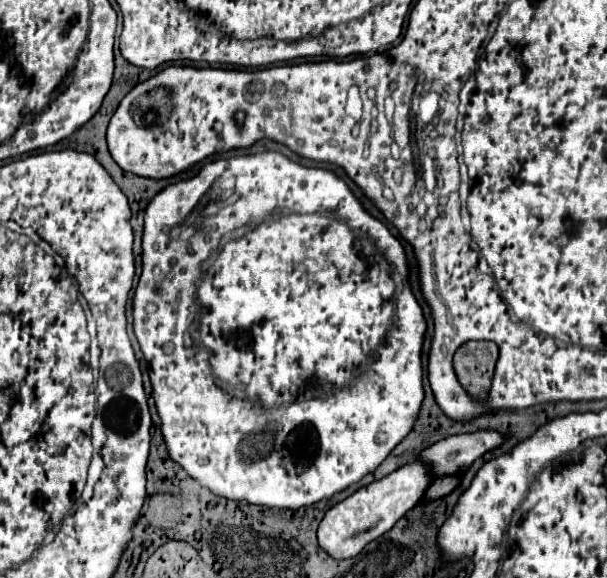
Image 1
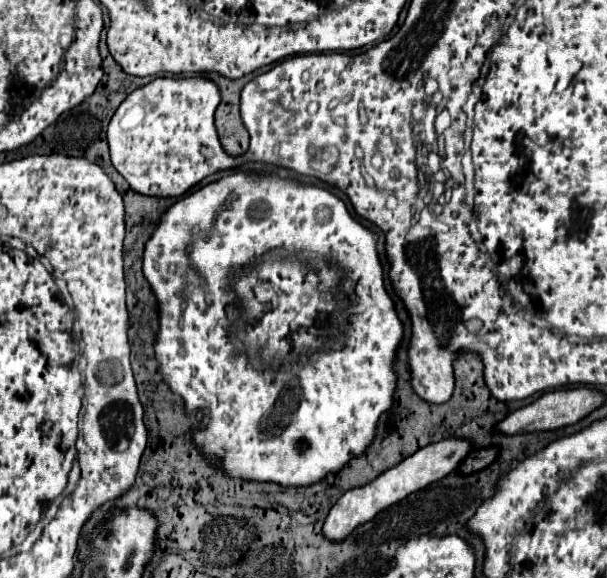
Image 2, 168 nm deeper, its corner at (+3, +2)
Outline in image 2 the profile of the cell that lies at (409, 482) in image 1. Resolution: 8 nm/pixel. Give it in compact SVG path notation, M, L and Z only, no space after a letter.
M444 439L438 443L426 445L426 447L418 449L414 455L406 457L400 465L388 469L386 473L382 473L380 477L370 481L368 485L346 491L328 513L326 523L324 523L324 535L328 539L348 537L356 529L356 525L374 519L378 515L378 511L382 511L384 507L390 507L392 503L398 503L400 499L408 497L410 493L424 489L426 485L434 483L436 479L442 479L450 473L454 473L458 469L458 465L466 459L470 449L472 449L472 443L468 439Z

